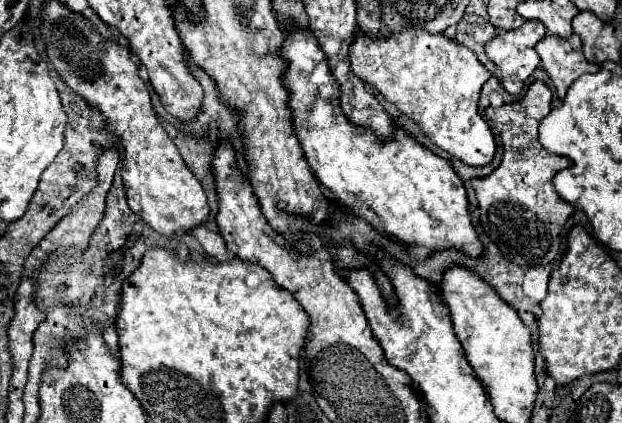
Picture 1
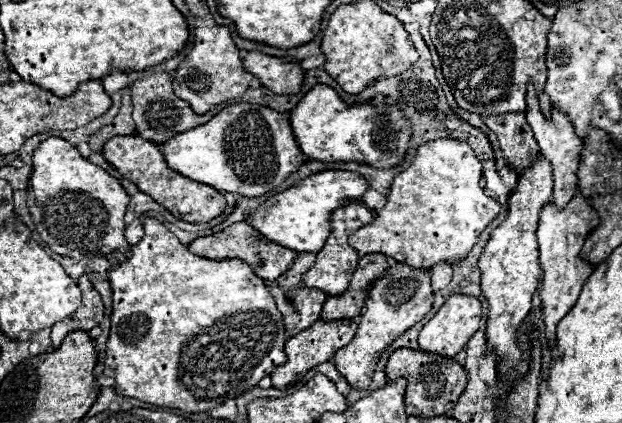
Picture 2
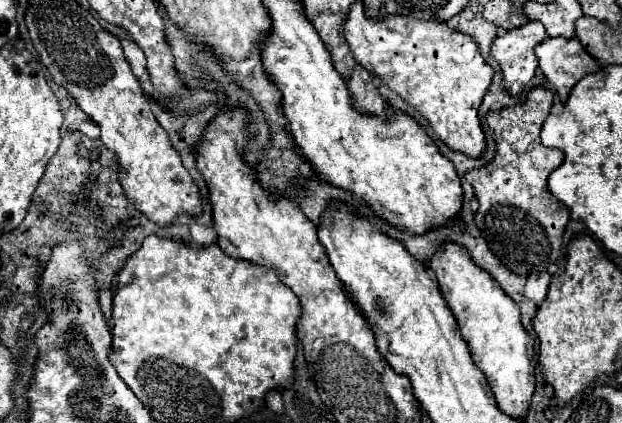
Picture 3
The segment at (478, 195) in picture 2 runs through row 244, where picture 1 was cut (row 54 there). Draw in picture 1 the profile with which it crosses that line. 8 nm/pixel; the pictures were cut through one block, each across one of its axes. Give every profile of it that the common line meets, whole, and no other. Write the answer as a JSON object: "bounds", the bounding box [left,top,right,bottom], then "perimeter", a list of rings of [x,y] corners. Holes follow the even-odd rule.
{"bounds":[350,30,496,166],"perimeter":[[[404,30],[384,40],[358,34],[352,44],[350,68],[356,78],[370,84],[402,114],[412,118],[434,146],[468,166],[492,162],[496,140],[490,126],[478,114],[480,88],[490,78],[490,72],[456,40],[420,30]]]}

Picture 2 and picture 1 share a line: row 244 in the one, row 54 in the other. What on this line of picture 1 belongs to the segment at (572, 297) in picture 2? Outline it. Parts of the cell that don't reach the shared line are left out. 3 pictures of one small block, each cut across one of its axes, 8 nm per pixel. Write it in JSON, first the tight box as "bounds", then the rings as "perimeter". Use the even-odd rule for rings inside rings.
{"bounds":[536,34,598,100],"perimeter":[[[548,34],[536,44],[536,52],[540,56],[542,68],[552,78],[552,84],[554,84],[560,100],[566,96],[568,86],[580,74],[598,72],[598,66],[584,58],[580,36],[576,36],[576,34],[572,34],[570,38],[560,38],[560,36]]]}

